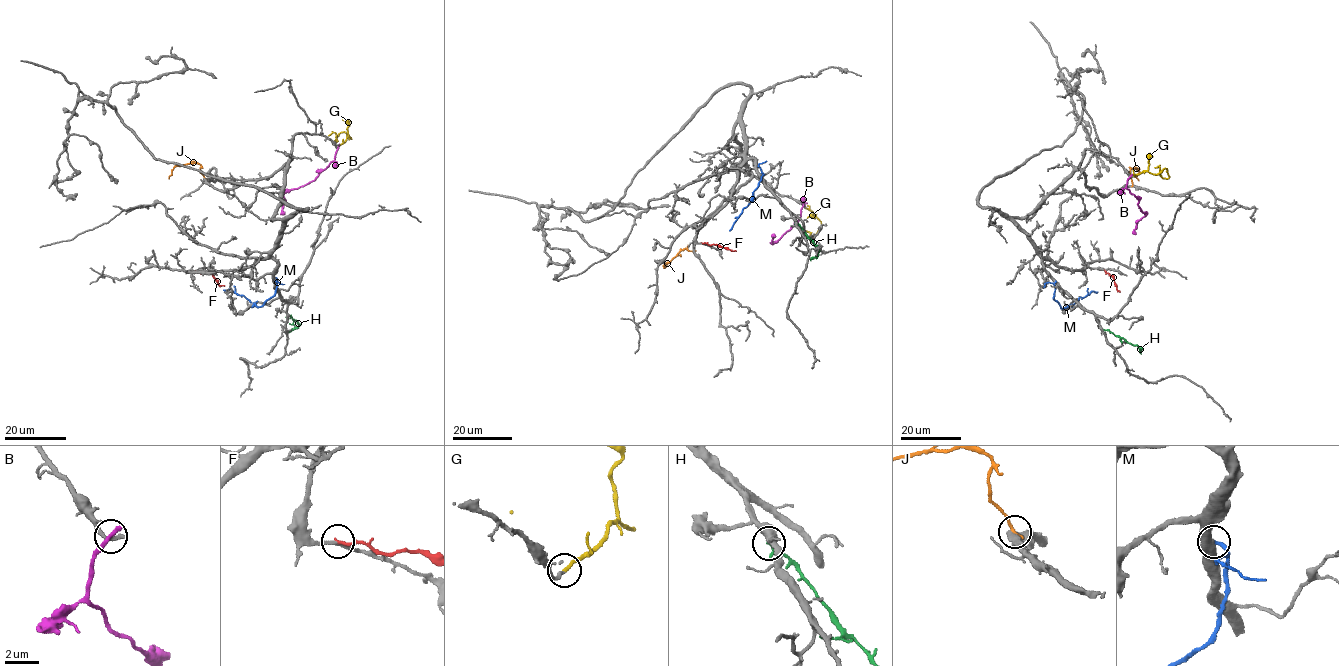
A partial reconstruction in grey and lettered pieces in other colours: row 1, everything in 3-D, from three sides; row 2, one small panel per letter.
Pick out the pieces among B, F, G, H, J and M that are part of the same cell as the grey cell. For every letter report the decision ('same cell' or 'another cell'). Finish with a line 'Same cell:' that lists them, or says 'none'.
B: another cell
F: another cell
G: same cell
H: another cell
J: another cell
M: another cell
Same cell: G

